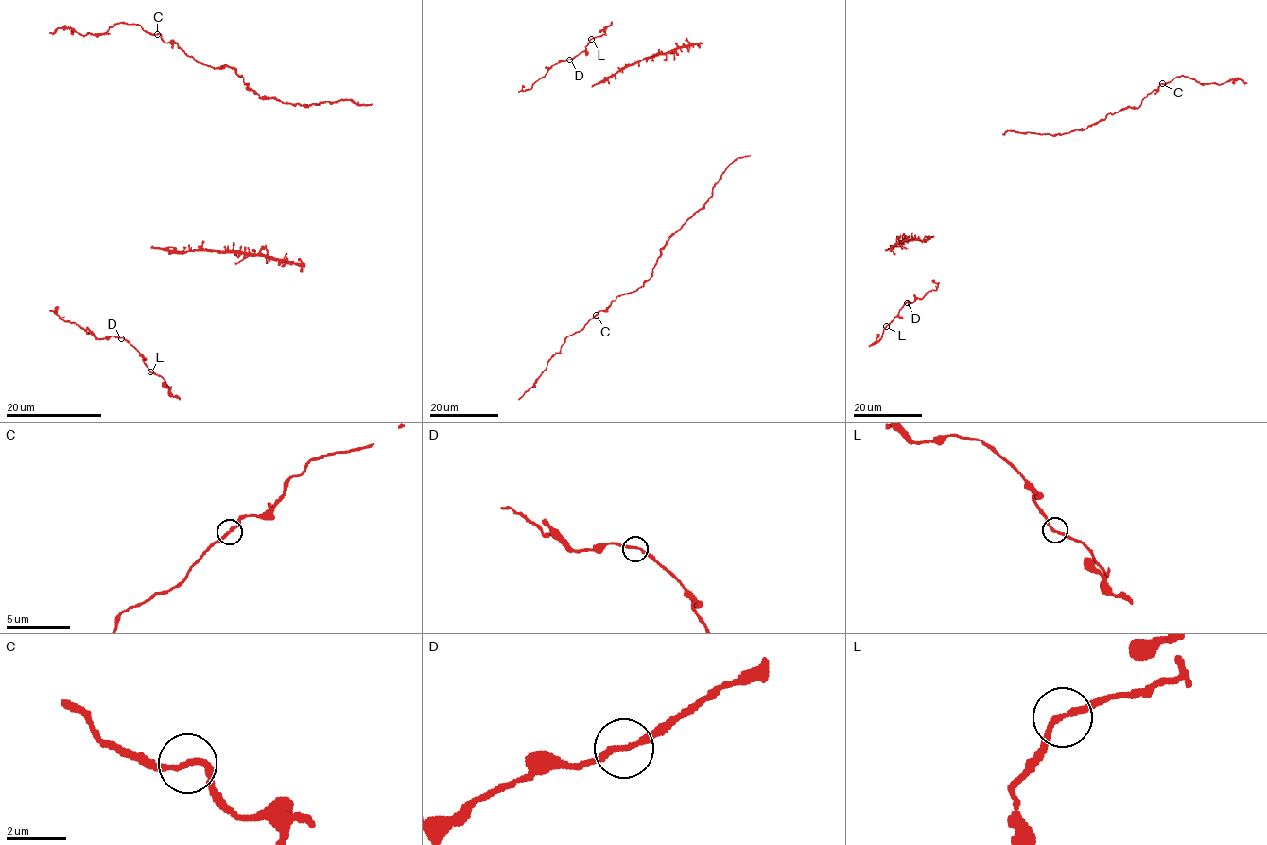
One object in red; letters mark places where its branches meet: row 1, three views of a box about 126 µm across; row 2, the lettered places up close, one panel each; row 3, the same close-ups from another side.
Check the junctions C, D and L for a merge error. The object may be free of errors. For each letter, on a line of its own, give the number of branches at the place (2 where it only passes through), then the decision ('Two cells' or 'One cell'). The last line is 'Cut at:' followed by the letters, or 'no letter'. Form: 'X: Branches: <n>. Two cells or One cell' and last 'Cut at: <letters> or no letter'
C: Branches: 2. Two cells
D: Branches: 2. One cell
L: Branches: 2. One cell
Cut at: C

